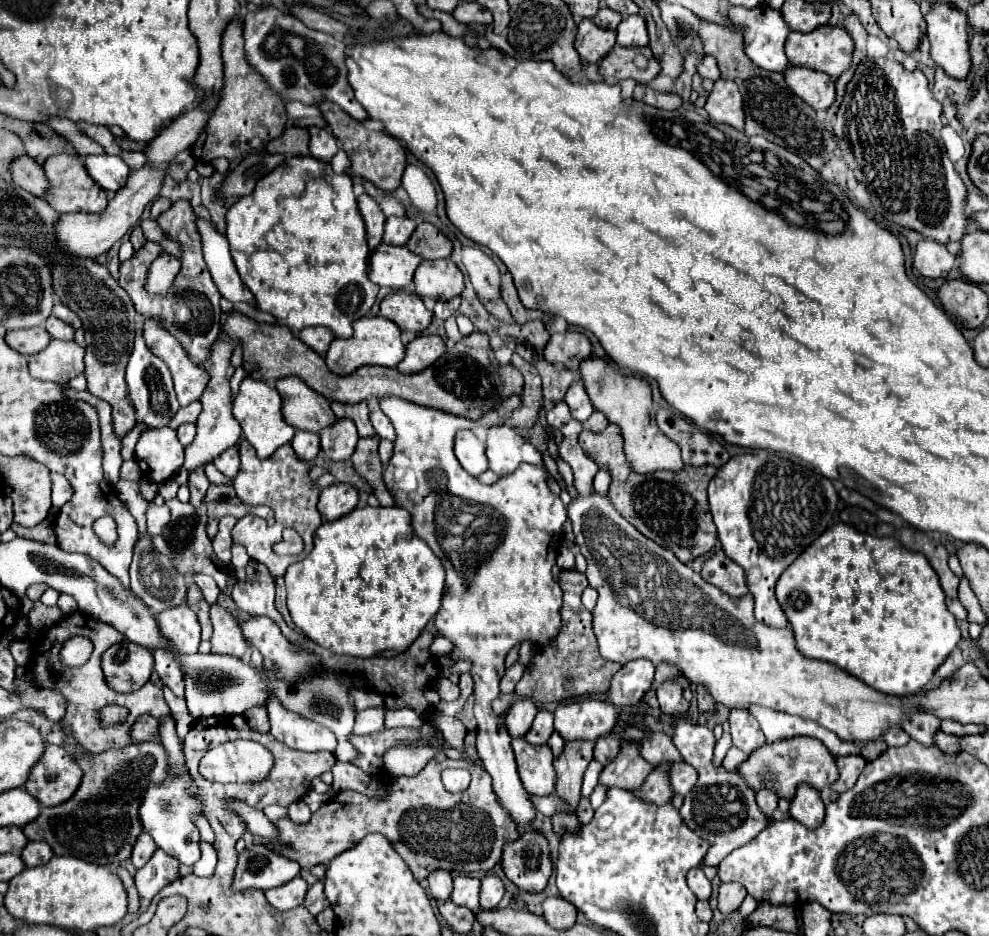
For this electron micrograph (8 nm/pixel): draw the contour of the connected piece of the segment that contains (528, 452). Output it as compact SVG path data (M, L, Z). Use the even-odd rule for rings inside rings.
M508 424L488 430L486 456L490 470L494 470L498 476L512 474L520 462L542 466L540 452Z

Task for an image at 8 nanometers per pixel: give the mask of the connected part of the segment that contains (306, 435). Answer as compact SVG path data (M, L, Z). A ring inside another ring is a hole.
M298 430L296 436L294 436L294 440L292 440L292 448L294 448L294 452L296 452L302 460L310 462L310 460L314 460L316 454L320 452L320 436L314 434L314 432Z

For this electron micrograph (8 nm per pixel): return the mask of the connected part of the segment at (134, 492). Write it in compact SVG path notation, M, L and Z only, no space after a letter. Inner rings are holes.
M120 480L114 490L116 490L116 496L128 506L128 510L134 514L136 523L138 526L139 535L146 532L146 508L148 508L148 502L146 498L142 498L140 490L138 490L138 484L140 482L132 482L132 480Z

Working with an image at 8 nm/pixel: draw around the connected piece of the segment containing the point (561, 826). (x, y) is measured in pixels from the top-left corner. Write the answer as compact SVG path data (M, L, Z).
M554 814L552 824L554 824L554 830L556 830L558 836L562 836L564 830L572 830L572 828L580 826L580 822L574 814Z

